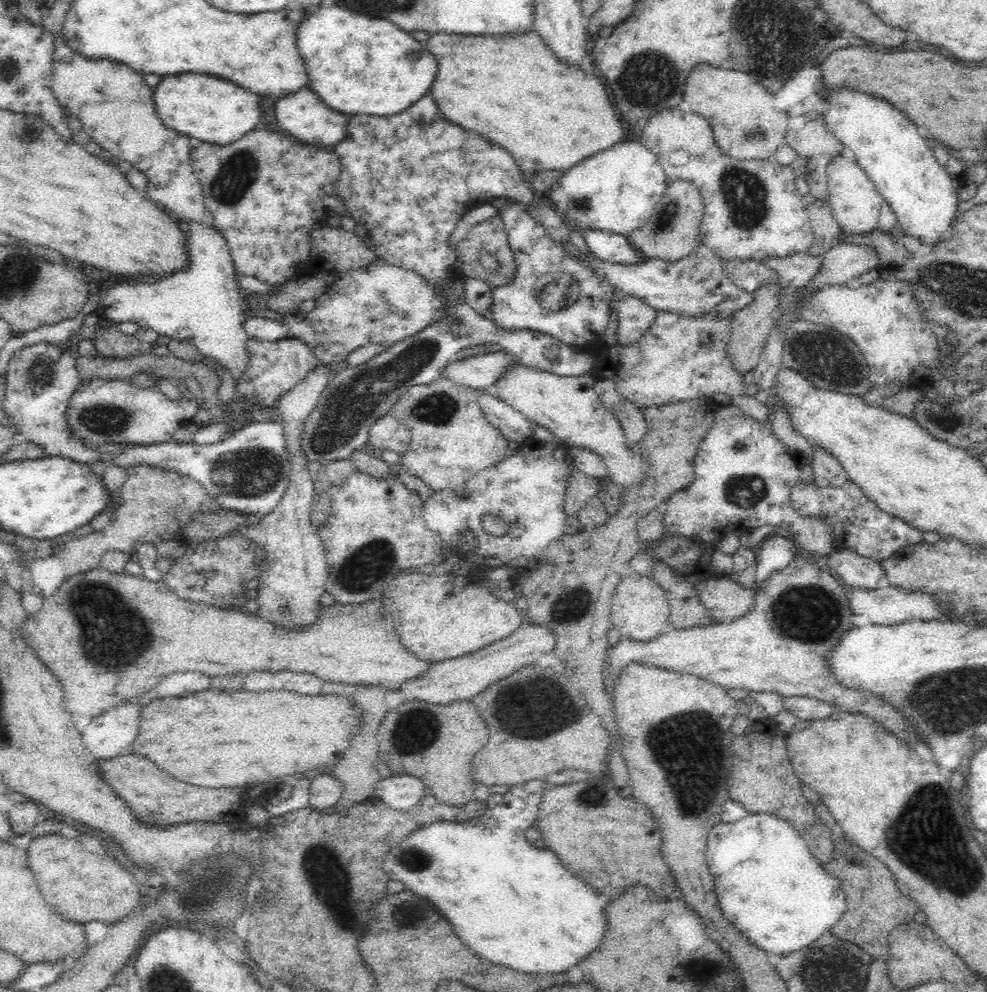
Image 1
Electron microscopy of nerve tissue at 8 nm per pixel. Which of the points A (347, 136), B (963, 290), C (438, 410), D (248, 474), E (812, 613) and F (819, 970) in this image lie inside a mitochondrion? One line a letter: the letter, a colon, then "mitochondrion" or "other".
A: other
B: mitochondrion
C: mitochondrion
D: mitochondrion
E: mitochondrion
F: mitochondrion

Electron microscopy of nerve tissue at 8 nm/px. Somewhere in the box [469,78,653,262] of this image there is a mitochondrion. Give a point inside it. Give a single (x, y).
(578, 202)

